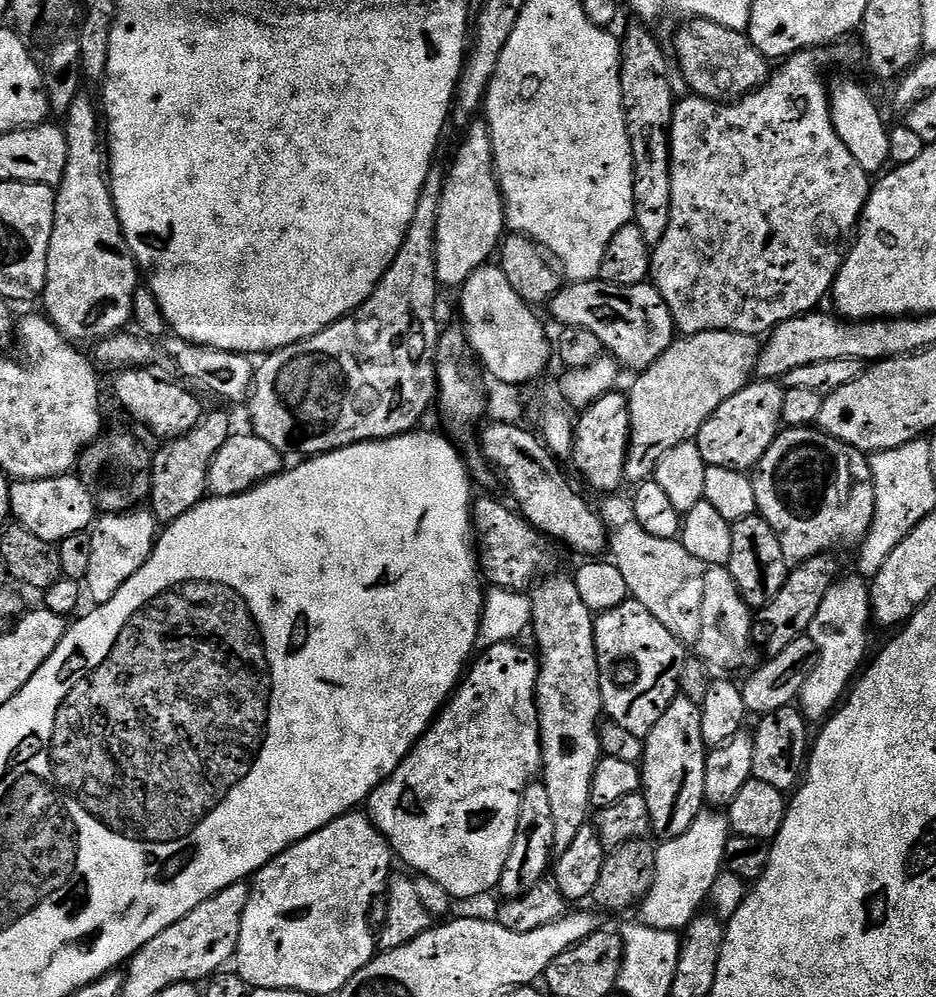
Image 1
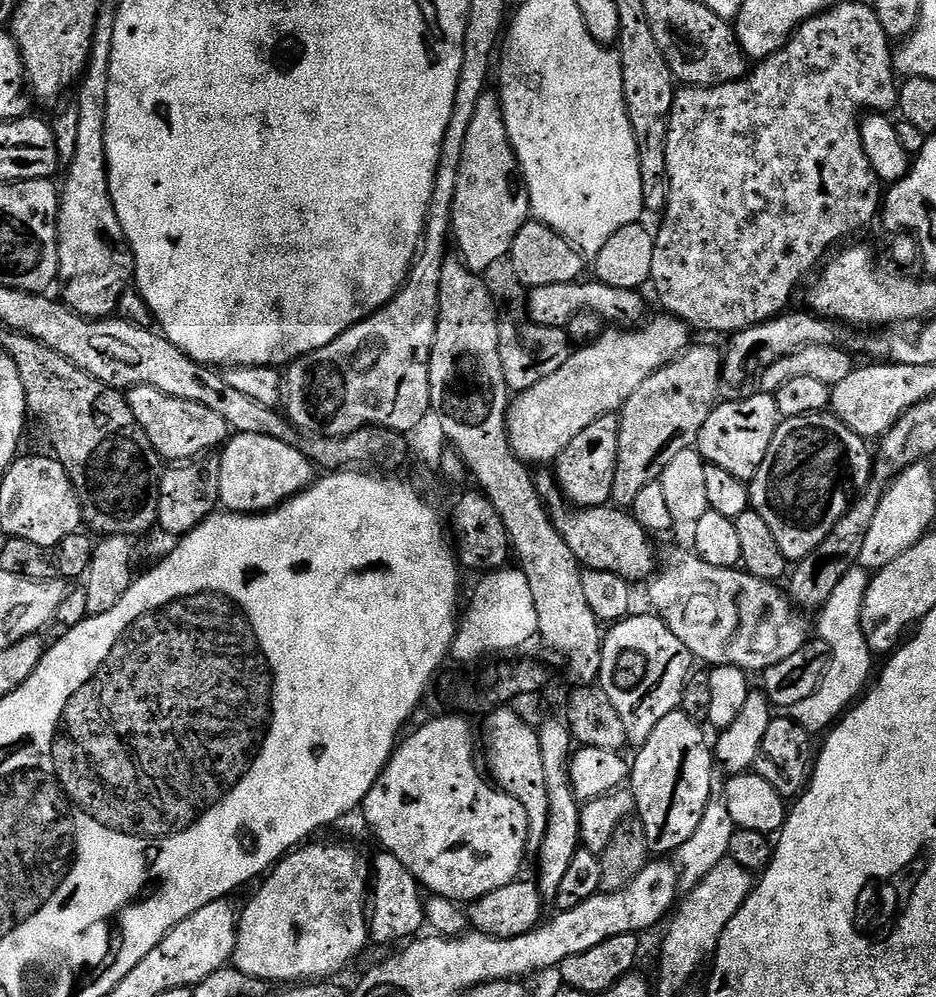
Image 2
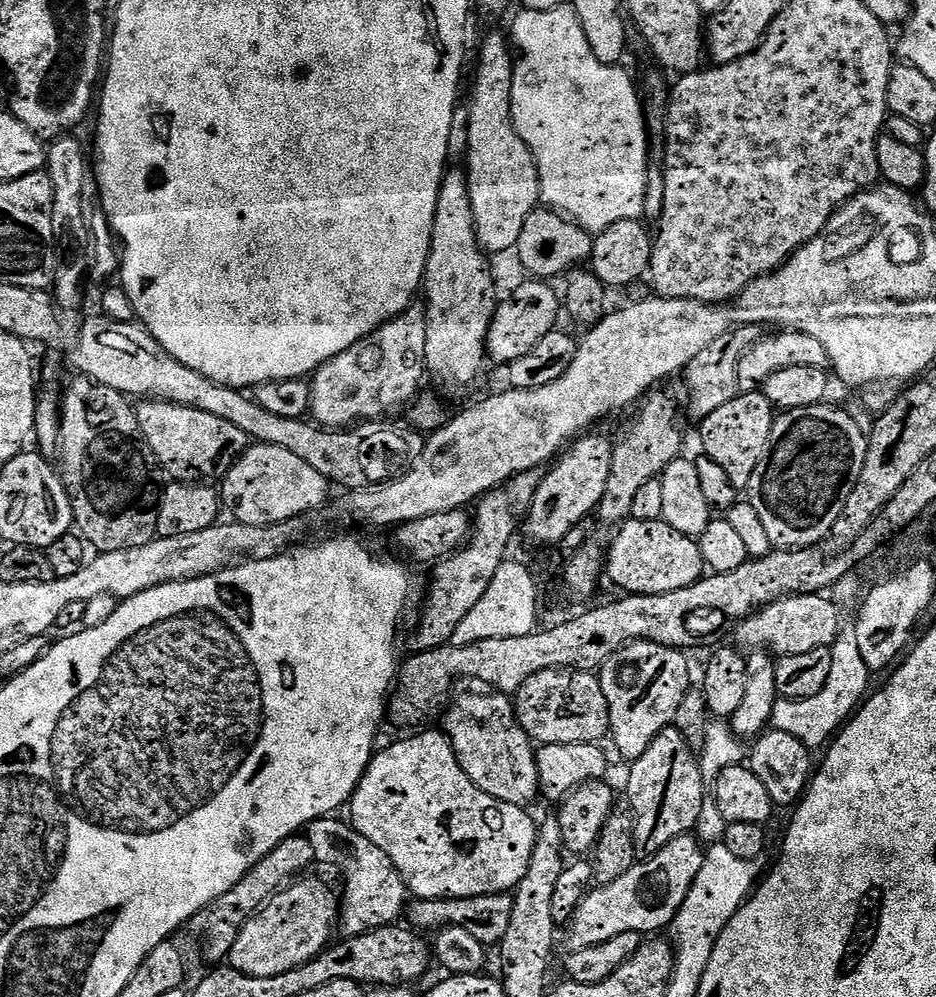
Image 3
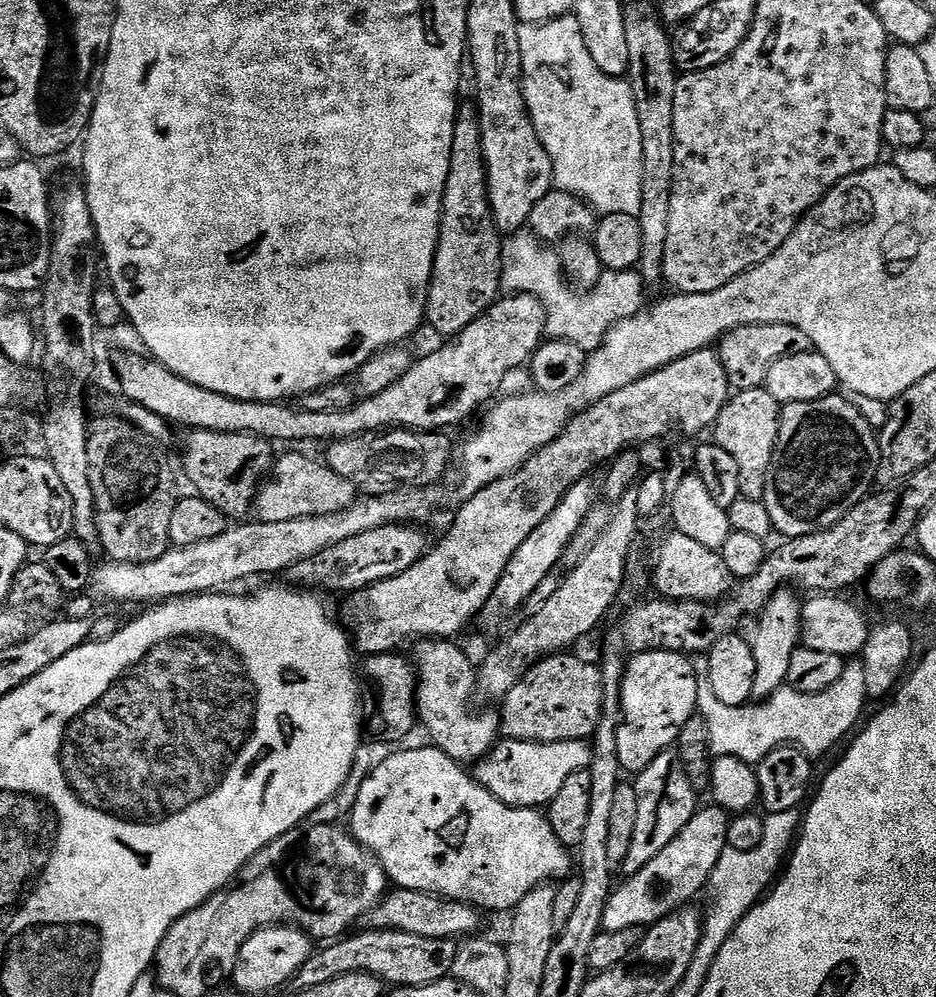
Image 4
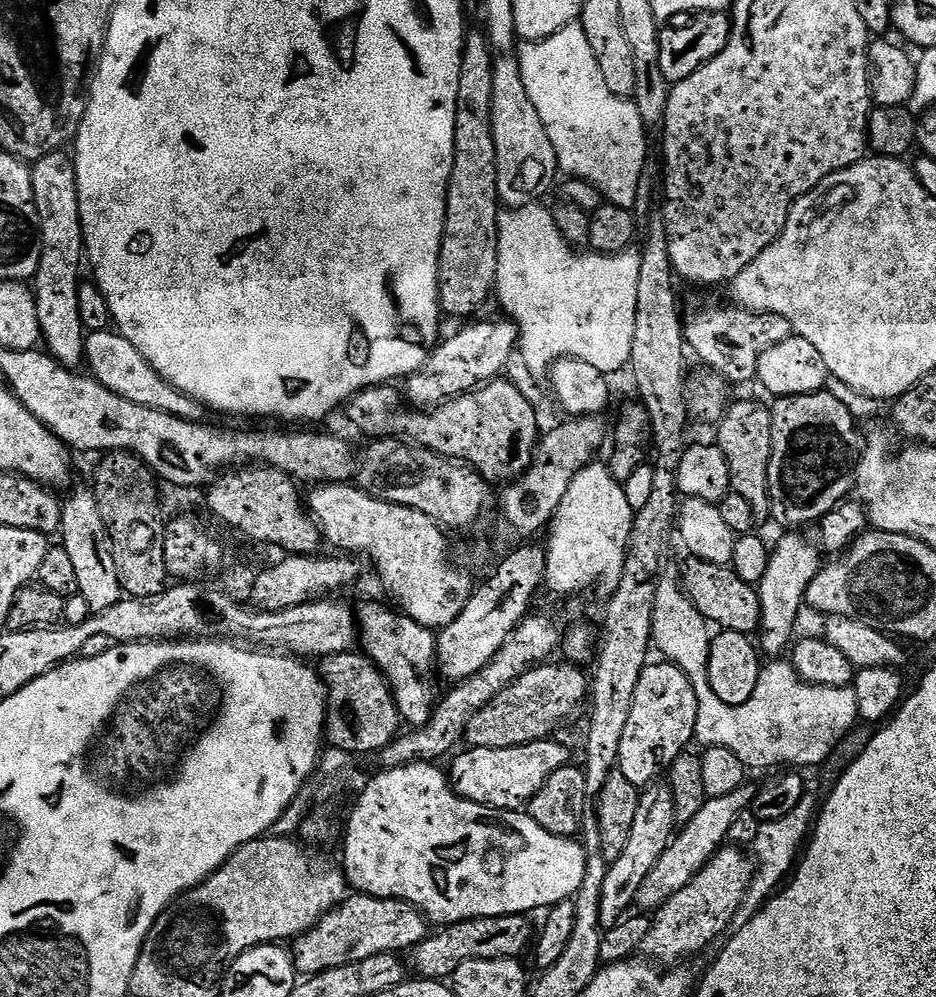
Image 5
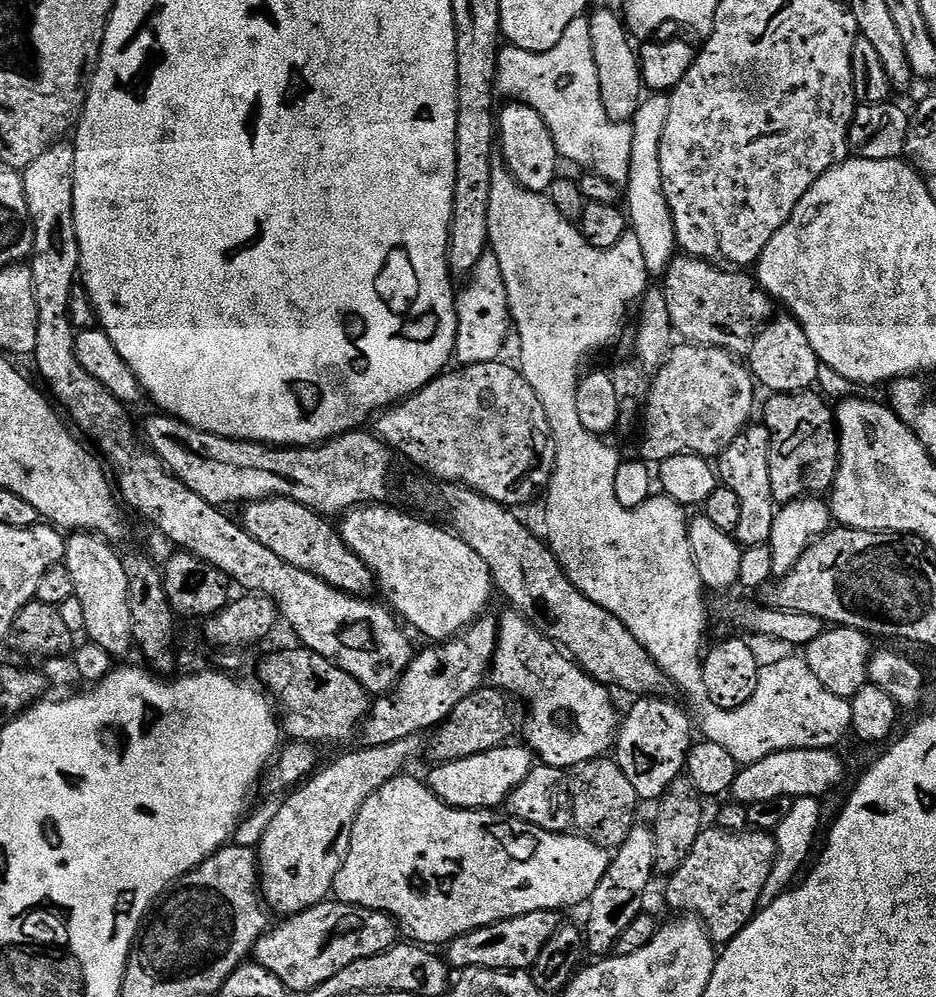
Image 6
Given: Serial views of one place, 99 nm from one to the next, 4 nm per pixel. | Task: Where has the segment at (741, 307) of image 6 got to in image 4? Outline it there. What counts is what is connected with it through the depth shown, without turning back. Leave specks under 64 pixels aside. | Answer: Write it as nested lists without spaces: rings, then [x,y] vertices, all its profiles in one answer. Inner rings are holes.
[[[747,324],[730,330],[725,336],[720,337],[718,351],[729,385],[736,392],[745,392],[763,385],[770,366],[774,362],[778,362],[778,358],[810,352],[813,351],[813,347],[810,338],[806,338],[806,334],[802,334],[802,330],[794,330],[794,326]]]

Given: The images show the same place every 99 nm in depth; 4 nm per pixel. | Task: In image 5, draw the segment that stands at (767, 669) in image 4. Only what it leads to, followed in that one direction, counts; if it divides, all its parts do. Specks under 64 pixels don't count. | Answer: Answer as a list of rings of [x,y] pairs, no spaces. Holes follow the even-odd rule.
[[[788,534],[780,540],[777,548],[771,549],[766,566],[766,574],[762,574],[762,582],[758,585],[760,594],[760,626],[758,629],[758,648],[765,657],[776,658],[780,652],[793,643],[792,631],[796,628],[796,619],[800,616],[800,607],[806,604],[808,587],[822,567],[822,552],[800,534]]]

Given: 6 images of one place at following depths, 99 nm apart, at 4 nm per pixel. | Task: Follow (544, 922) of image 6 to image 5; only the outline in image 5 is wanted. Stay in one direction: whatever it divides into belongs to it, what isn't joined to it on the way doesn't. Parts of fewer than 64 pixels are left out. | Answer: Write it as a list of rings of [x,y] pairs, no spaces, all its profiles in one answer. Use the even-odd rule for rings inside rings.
[[[527,915],[491,916],[477,920],[464,920],[461,924],[450,924],[433,931],[427,940],[411,949],[412,964],[416,967],[415,975],[426,980],[447,981],[462,966],[474,958],[506,958],[515,960],[523,957],[528,943],[533,943],[534,928]]]

